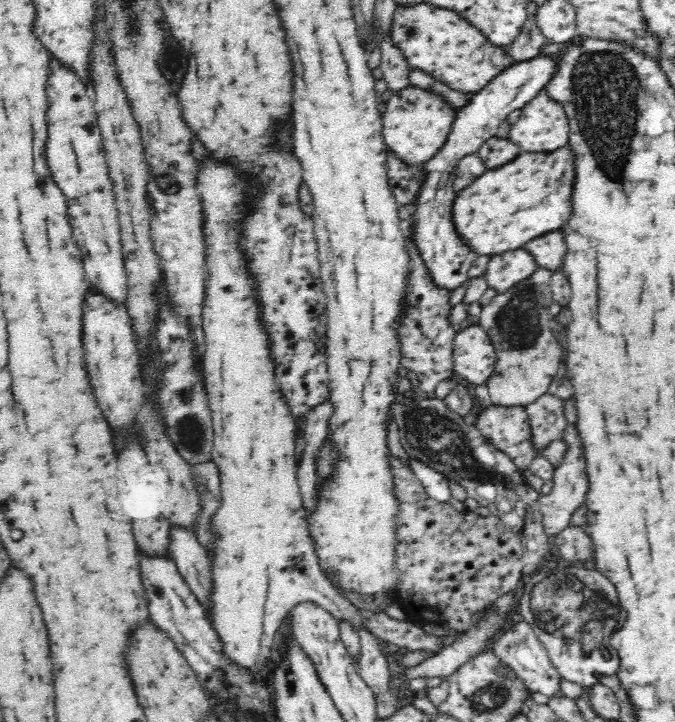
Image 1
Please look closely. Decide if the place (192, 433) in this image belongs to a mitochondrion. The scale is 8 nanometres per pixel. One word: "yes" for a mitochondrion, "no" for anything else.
yes

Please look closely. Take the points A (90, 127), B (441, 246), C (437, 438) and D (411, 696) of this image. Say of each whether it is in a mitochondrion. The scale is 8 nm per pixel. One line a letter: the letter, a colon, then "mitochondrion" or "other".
A: other
B: other
C: mitochondrion
D: other

